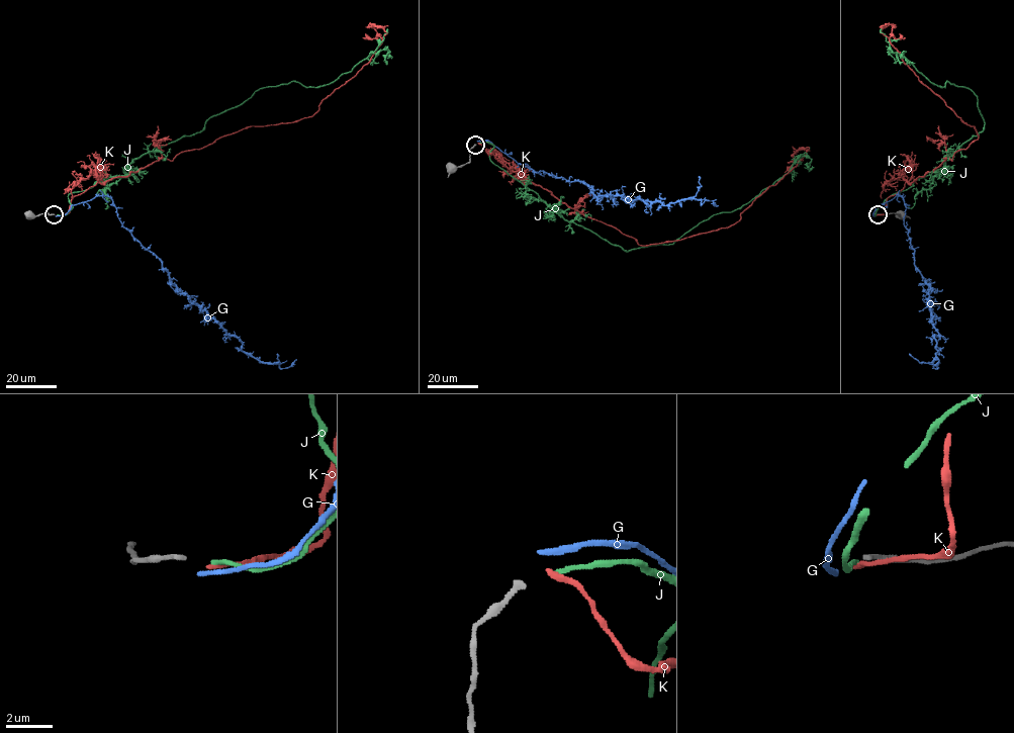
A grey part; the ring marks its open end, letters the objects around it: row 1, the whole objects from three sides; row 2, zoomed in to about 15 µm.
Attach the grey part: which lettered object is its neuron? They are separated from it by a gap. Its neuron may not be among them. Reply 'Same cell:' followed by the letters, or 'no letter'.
Same cell: J

